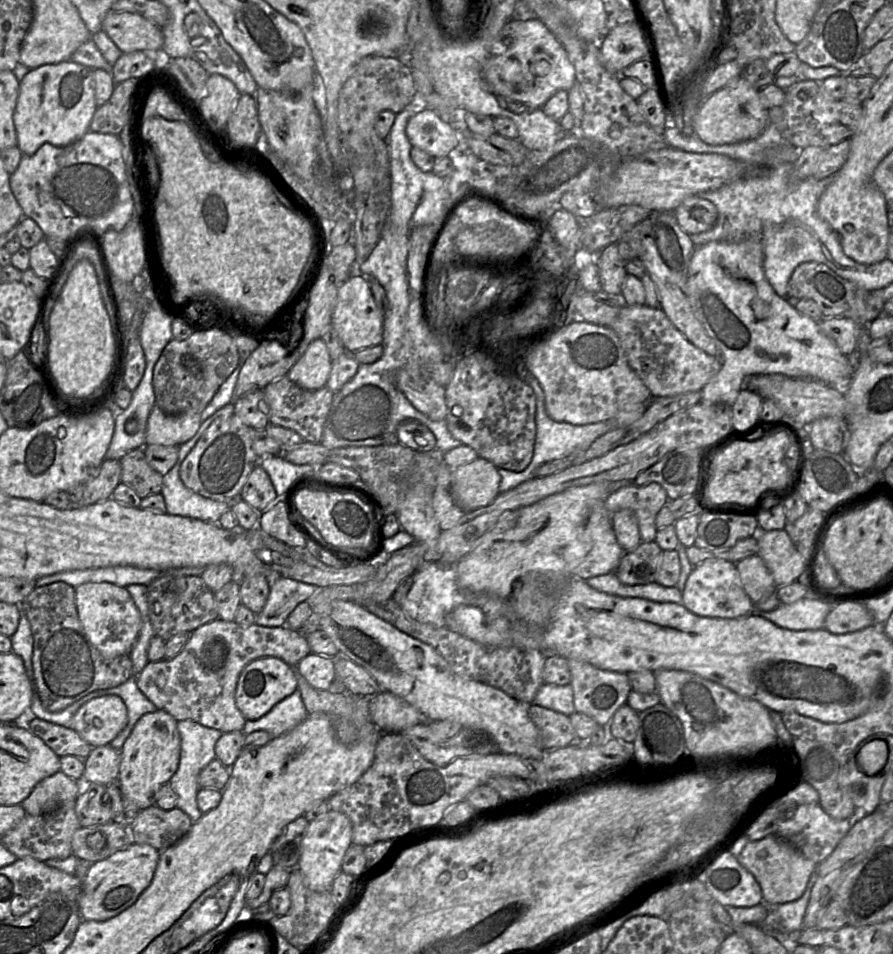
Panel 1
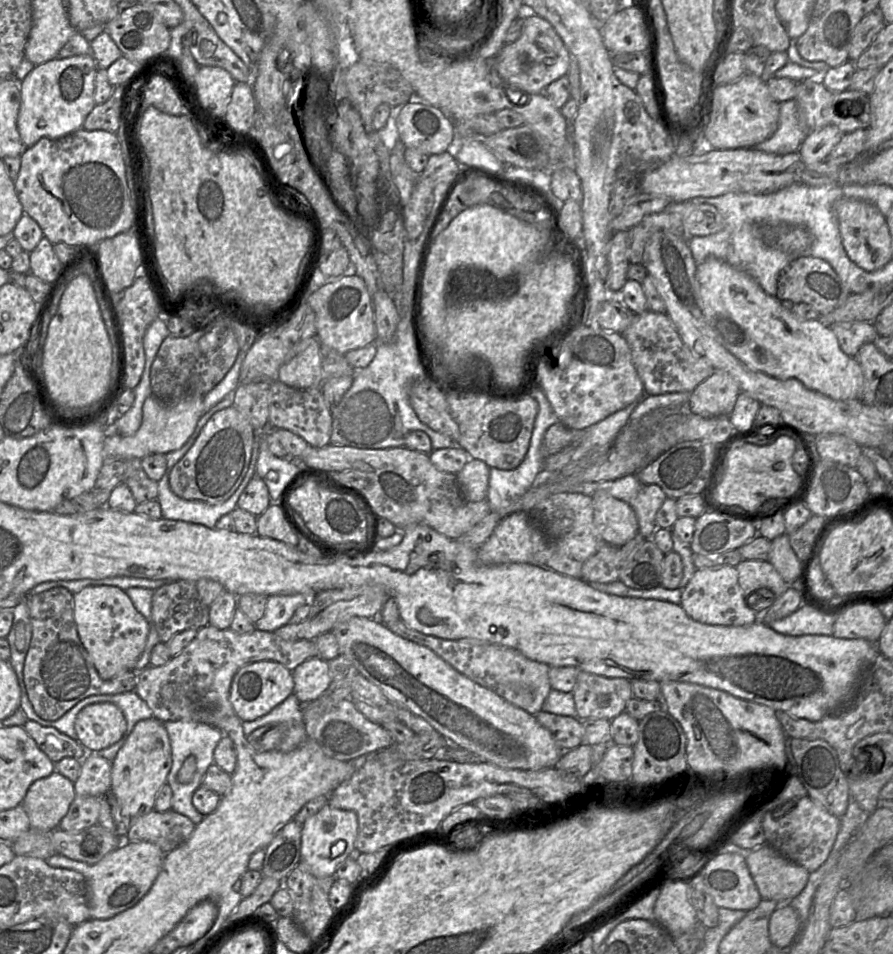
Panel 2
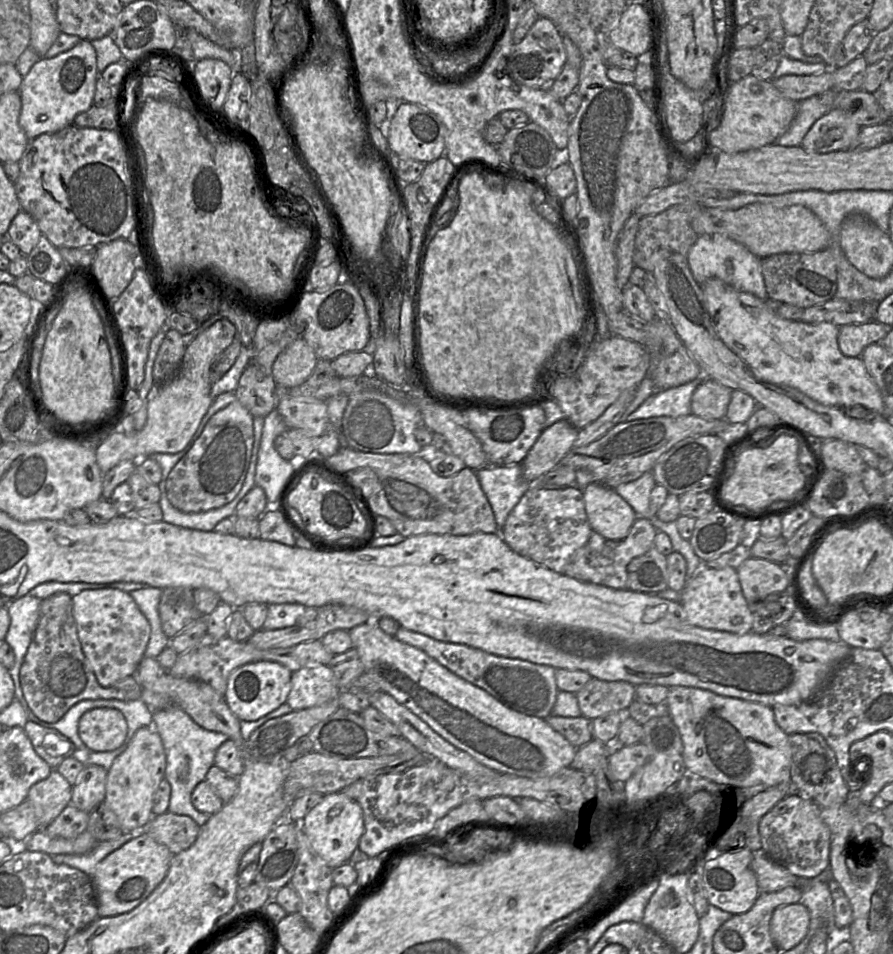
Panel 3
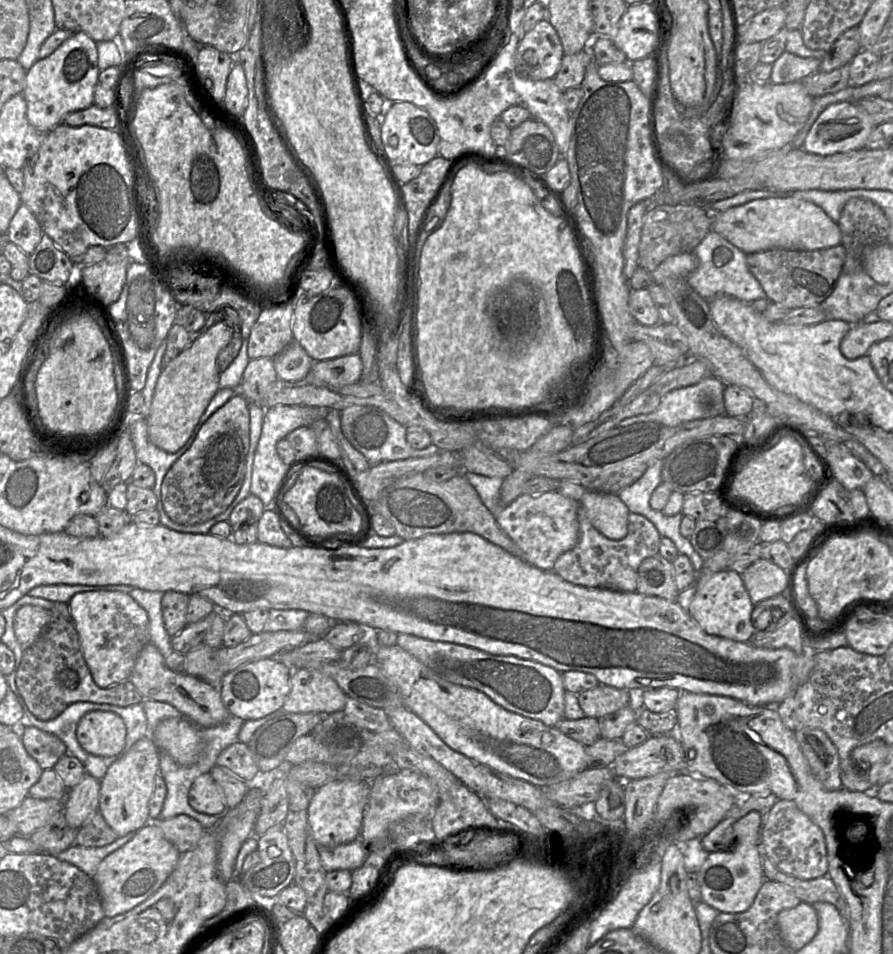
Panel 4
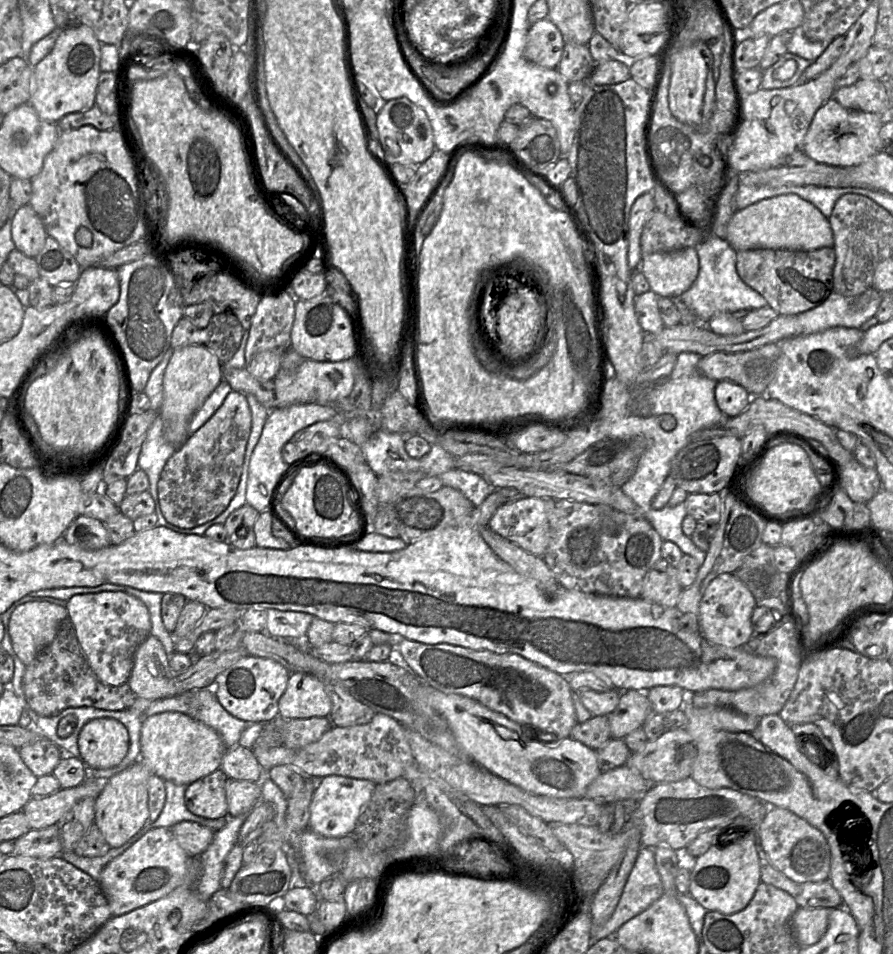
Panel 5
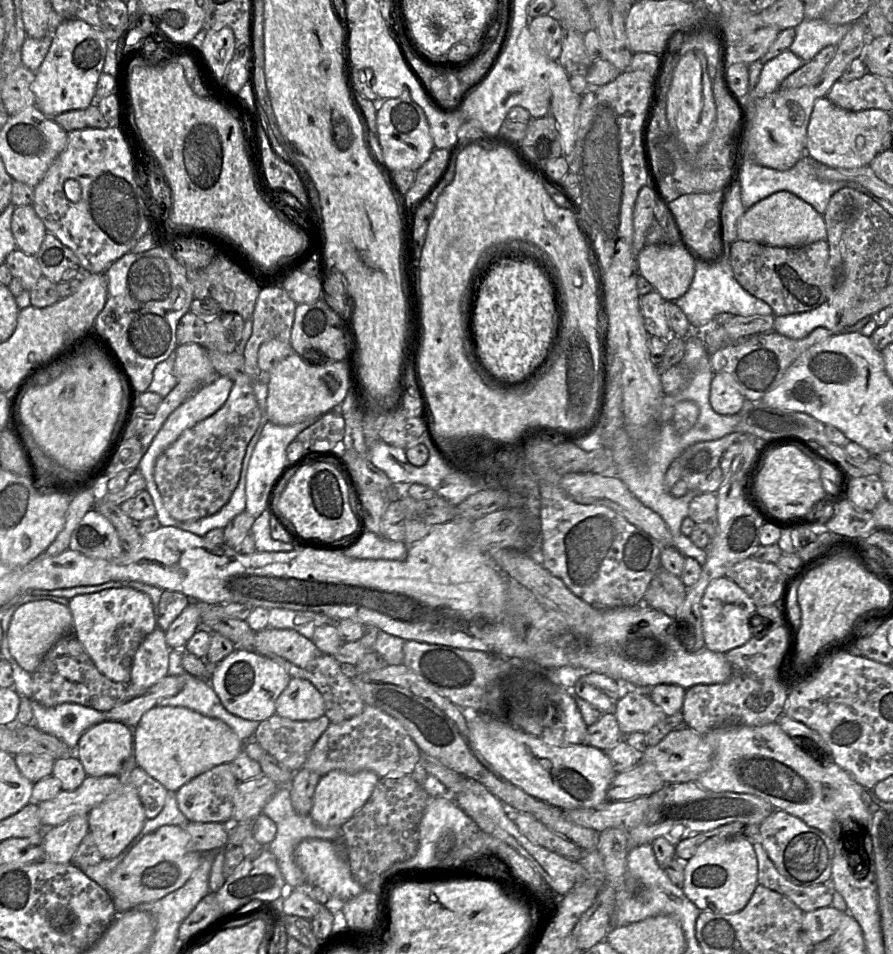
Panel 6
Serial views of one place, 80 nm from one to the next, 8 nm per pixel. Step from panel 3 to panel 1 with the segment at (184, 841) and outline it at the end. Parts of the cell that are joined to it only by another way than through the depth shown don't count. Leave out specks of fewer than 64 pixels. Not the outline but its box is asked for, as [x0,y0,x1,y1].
[129,804,192,851]

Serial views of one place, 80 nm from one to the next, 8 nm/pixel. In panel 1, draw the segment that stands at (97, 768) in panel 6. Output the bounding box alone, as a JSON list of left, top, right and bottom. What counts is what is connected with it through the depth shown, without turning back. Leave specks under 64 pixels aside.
[71,695,128,747]

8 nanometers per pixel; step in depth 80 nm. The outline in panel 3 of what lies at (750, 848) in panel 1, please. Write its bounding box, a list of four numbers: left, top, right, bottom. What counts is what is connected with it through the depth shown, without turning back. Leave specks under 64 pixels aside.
[752,851,797,892]

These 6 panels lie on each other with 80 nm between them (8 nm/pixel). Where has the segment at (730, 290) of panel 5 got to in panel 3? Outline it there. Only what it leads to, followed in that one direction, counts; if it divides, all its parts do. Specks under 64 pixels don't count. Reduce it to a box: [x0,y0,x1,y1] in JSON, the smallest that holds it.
[687,233,769,300]

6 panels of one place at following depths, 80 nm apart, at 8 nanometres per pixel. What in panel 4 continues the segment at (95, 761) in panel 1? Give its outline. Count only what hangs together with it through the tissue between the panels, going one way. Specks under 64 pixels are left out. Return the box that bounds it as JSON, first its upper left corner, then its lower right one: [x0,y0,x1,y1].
[63,773,100,829]

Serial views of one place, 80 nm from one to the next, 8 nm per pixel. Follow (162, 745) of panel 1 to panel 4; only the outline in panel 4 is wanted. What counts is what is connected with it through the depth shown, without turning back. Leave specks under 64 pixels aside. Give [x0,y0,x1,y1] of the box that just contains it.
[98,735,160,837]

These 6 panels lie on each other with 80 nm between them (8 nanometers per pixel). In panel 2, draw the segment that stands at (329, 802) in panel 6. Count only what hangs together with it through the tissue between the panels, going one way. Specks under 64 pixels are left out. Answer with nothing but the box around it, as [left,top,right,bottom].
[301,805,358,878]

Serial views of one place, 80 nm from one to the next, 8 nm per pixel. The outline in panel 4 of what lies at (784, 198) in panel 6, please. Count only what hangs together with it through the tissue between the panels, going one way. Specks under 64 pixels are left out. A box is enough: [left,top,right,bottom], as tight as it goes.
[711,197,841,254]

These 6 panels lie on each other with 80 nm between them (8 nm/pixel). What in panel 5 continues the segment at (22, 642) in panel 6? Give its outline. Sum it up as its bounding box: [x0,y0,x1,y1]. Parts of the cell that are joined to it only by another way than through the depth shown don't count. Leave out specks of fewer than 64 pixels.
[9,601,68,665]

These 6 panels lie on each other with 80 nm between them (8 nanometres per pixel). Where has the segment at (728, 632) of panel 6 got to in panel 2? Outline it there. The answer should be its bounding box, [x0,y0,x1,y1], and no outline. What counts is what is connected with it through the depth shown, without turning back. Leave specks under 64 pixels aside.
[680,565,758,627]

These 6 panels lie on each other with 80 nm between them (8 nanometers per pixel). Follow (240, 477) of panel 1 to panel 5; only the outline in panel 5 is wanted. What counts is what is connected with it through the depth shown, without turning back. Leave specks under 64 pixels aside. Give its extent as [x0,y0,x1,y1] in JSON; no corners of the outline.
[158,391,251,528]

